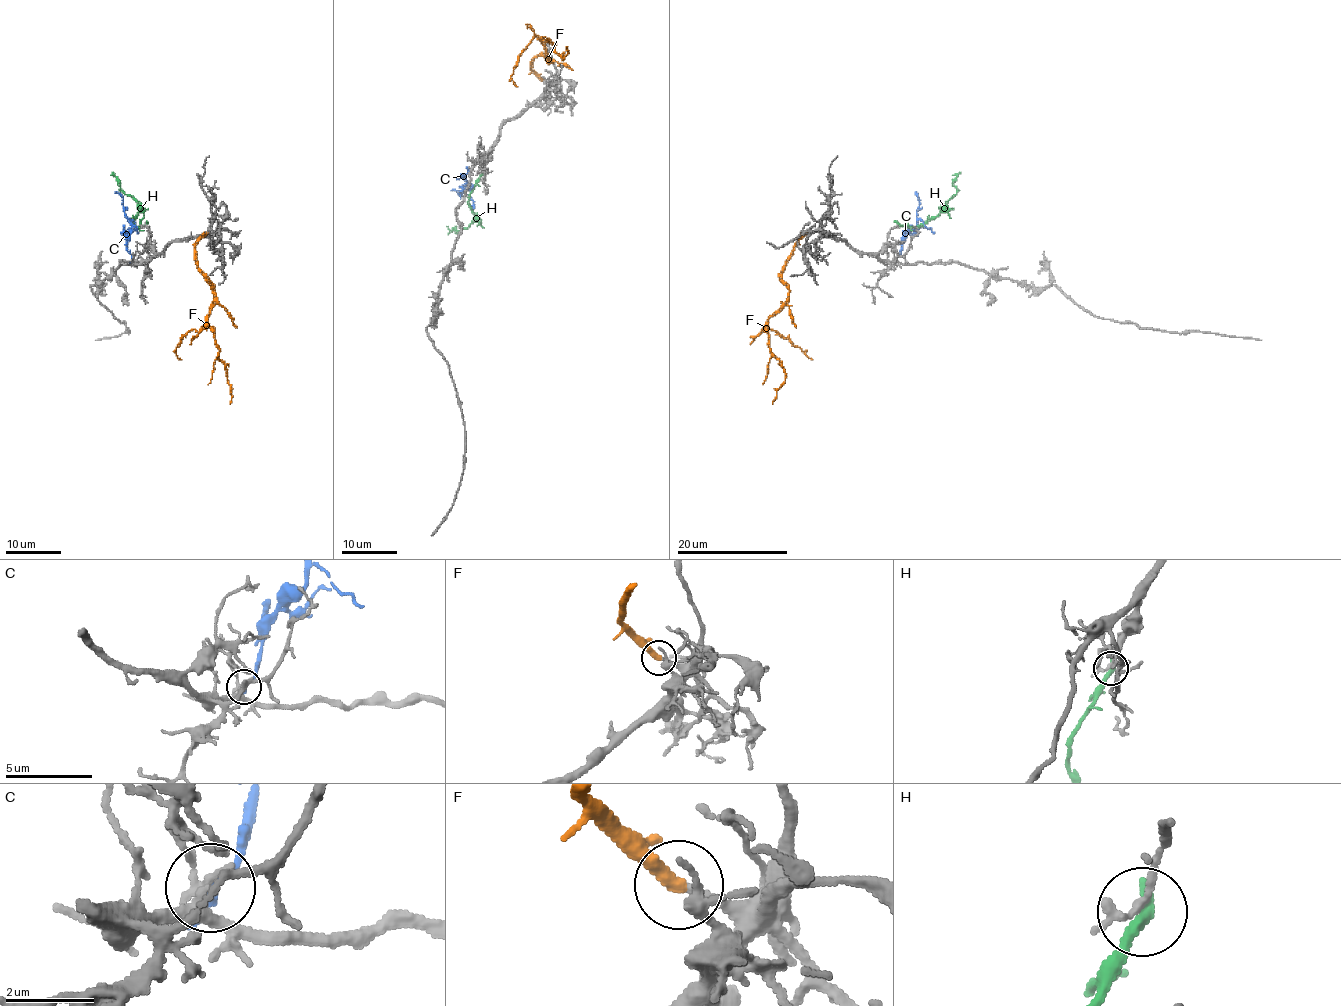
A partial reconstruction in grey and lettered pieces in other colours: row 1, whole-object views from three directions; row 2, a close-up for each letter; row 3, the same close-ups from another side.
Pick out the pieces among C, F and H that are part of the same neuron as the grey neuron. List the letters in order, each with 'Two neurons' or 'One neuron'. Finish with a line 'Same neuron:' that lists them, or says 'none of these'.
C: Two neurons
F: Two neurons
H: Two neurons
Same neuron: none of these

